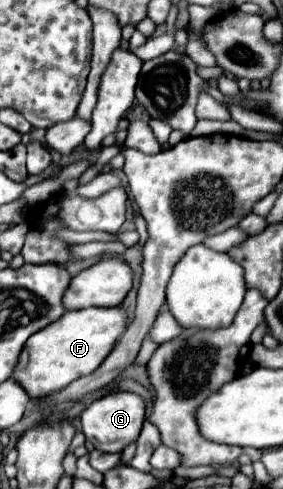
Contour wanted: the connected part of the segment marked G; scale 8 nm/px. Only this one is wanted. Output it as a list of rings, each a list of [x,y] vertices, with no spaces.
[[[113,392],[107,394],[99,400],[95,400],[83,414],[81,414],[81,424],[83,424],[83,434],[87,440],[103,452],[123,452],[123,448],[131,442],[137,440],[141,426],[145,420],[145,400],[139,394],[133,392]]]

